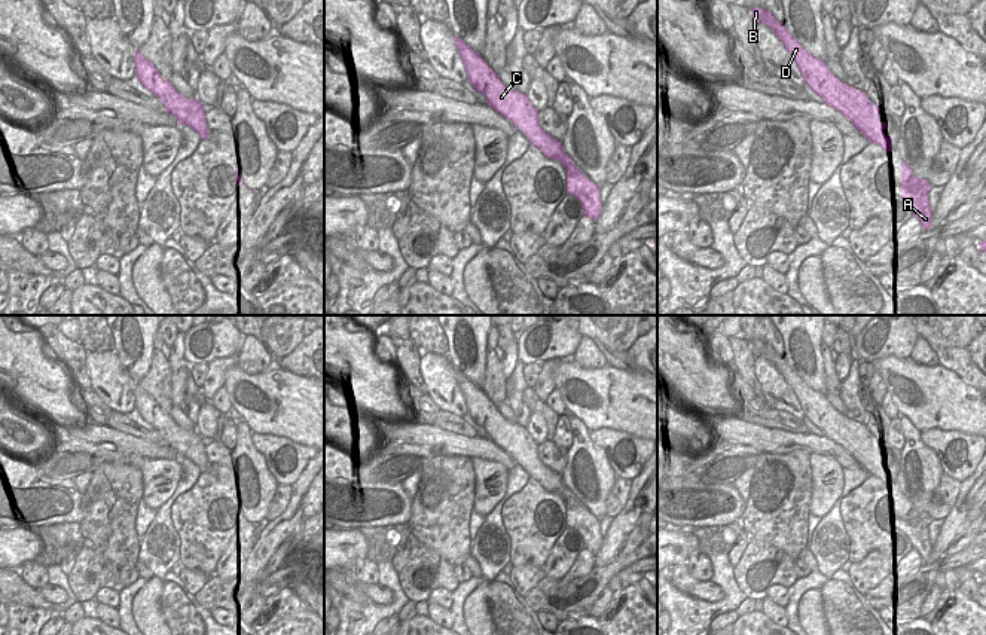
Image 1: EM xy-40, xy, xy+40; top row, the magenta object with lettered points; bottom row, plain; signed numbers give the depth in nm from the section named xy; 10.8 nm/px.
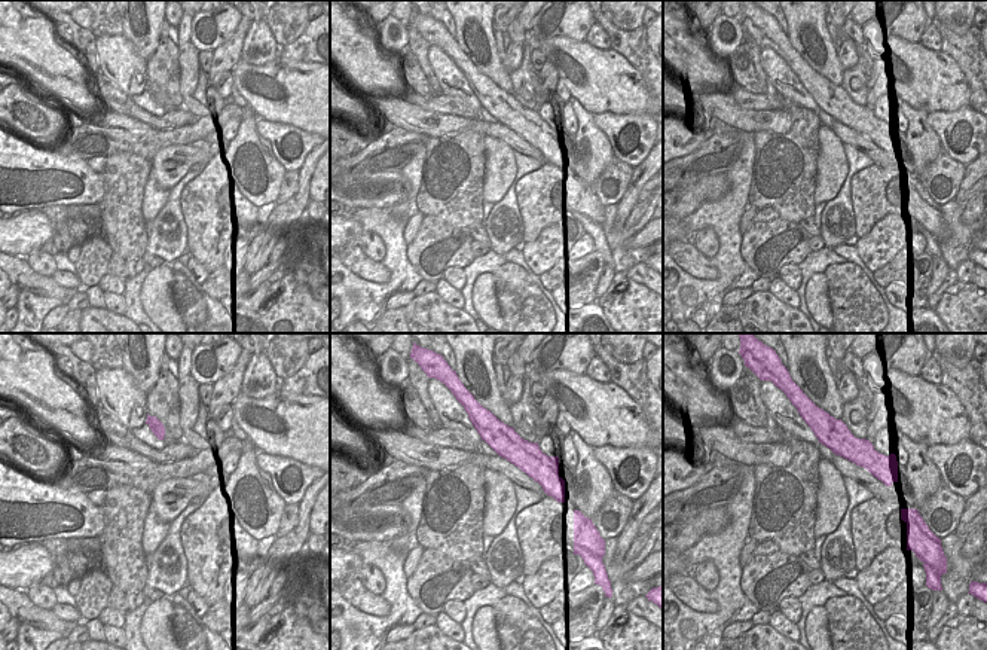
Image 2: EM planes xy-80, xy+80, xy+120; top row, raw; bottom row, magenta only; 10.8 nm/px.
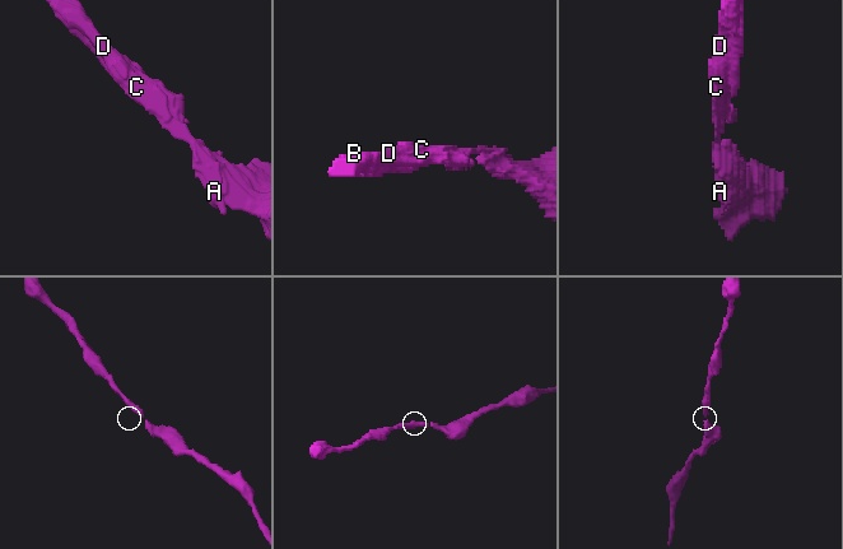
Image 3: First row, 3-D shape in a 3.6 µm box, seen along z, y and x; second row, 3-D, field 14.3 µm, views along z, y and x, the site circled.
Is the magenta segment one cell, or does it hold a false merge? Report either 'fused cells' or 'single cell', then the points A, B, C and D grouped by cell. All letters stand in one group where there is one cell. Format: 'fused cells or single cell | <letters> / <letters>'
single cell | A B C D

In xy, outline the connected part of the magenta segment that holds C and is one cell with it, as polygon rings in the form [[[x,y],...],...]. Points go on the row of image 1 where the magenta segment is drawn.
[[[458,36],[455,37],[455,46],[474,89],[485,95],[488,106],[509,119],[516,129],[522,129],[531,146],[538,147],[546,158],[564,164],[567,171],[567,193],[580,201],[584,216],[596,220],[602,210],[599,186],[593,184],[576,167],[559,140],[555,140],[541,129],[538,125],[538,110],[534,109],[526,94],[507,88],[486,61]]]

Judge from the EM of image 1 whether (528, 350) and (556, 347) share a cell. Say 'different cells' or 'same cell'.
same cell

